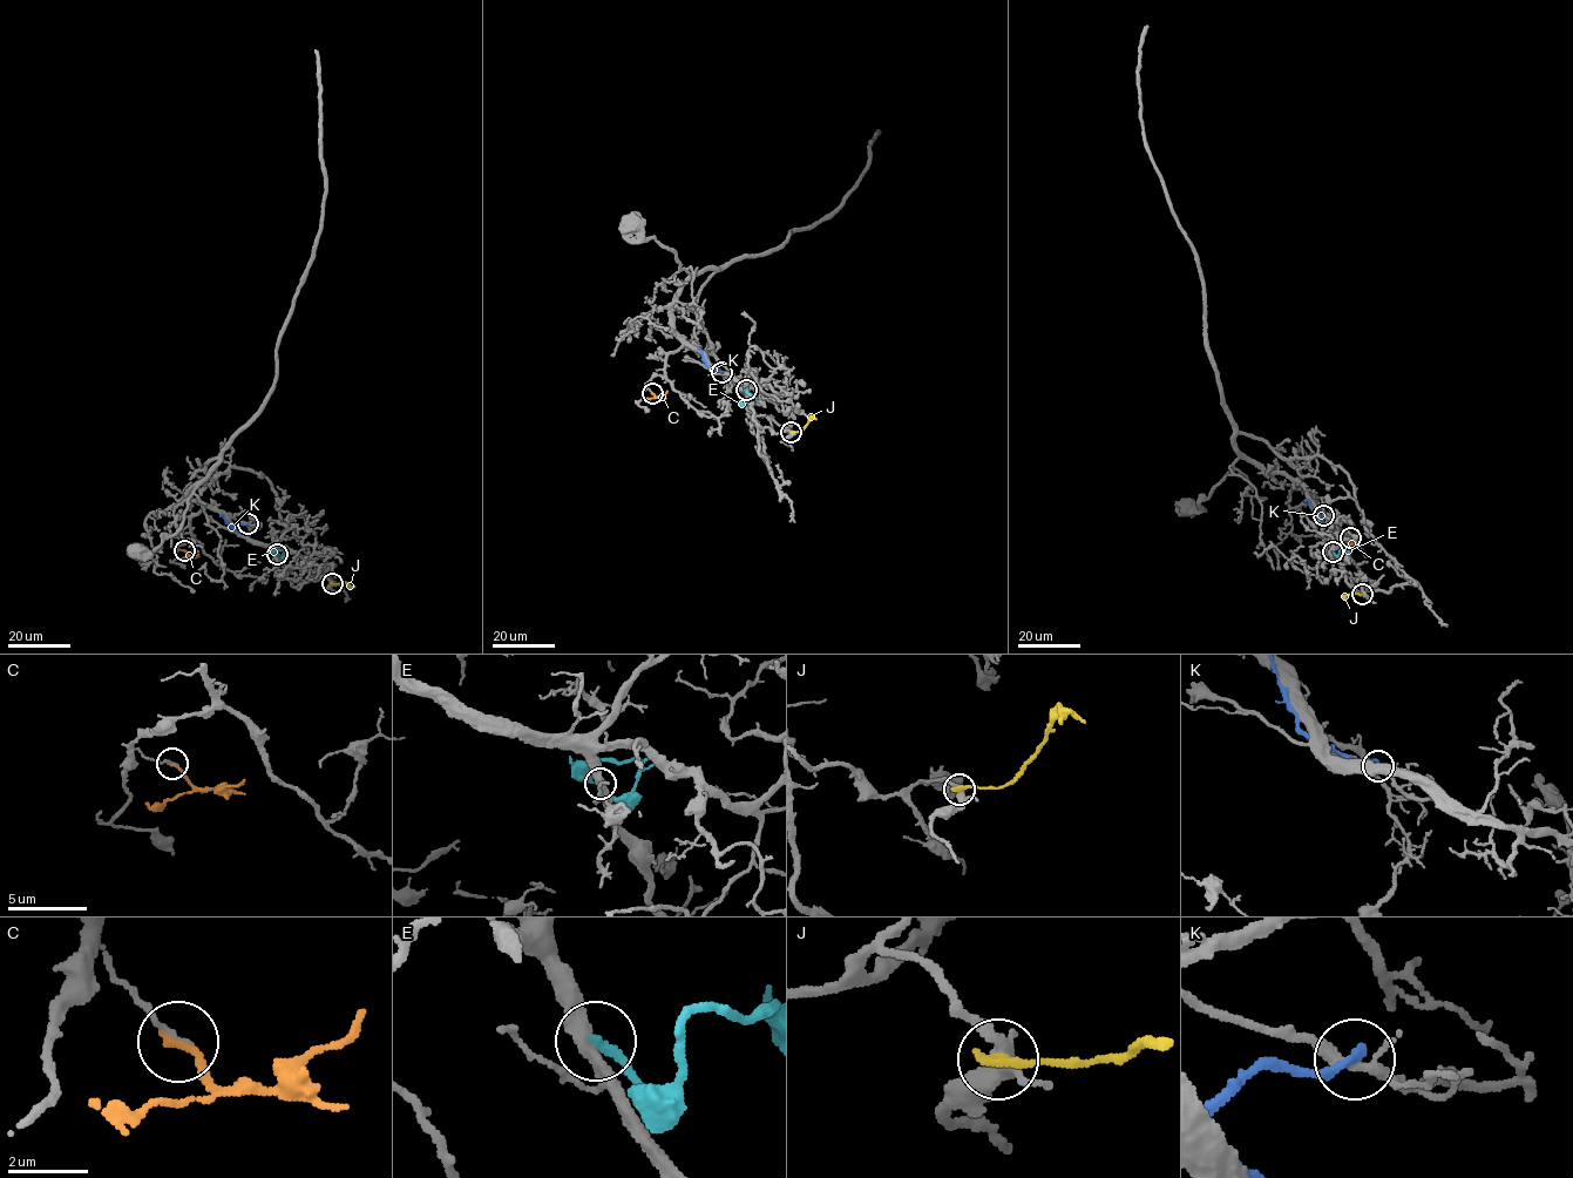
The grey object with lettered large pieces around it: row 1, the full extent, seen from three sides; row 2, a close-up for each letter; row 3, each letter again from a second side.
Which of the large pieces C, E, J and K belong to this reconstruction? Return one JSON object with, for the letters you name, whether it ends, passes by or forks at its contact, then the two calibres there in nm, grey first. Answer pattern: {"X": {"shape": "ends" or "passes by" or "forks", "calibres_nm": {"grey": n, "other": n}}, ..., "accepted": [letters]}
{"E": {"shape": "ends", "calibres_nm": {"grey": 360, "other": 240}}, "accepted": ["E"]}

